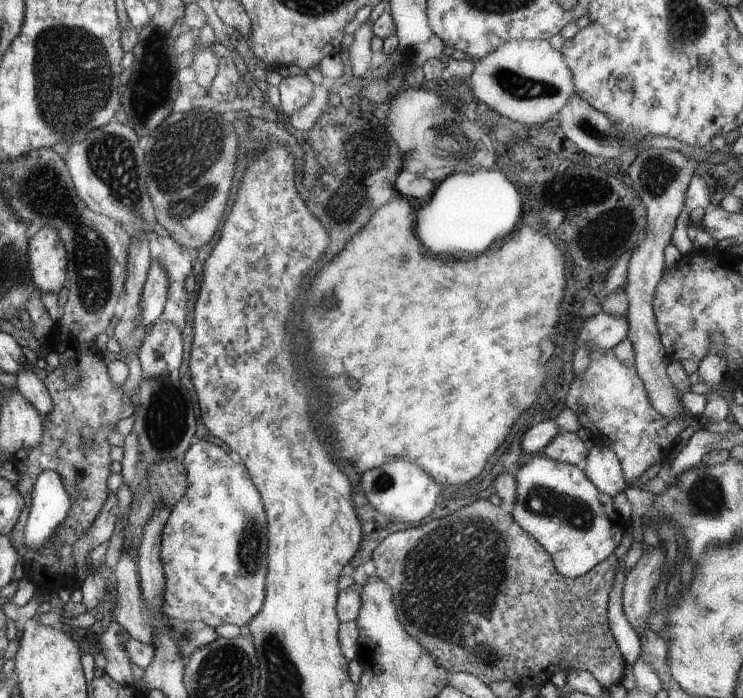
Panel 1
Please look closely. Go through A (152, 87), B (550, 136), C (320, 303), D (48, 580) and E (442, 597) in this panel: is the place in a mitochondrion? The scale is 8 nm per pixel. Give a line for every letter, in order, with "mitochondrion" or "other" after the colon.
A: mitochondrion
B: other
C: mitochondrion
D: other
E: mitochondrion

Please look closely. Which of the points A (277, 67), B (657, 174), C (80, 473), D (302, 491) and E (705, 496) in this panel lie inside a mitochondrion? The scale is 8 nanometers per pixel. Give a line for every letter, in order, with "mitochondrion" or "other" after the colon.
A: other
B: mitochondrion
C: other
D: other
E: mitochondrion

